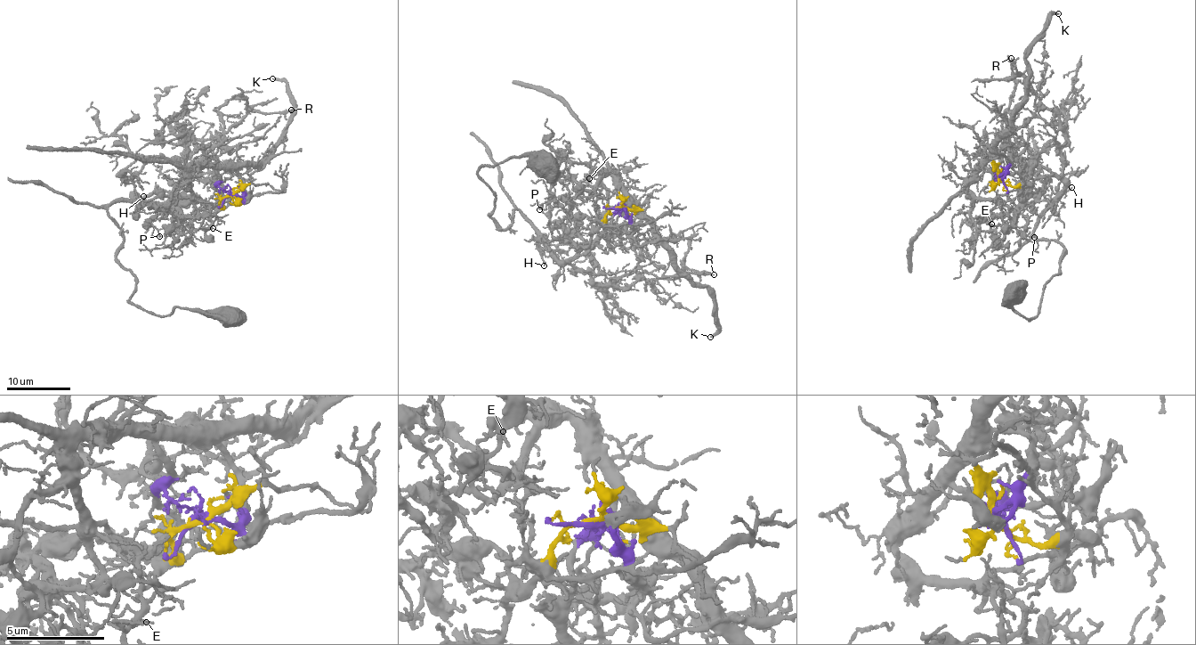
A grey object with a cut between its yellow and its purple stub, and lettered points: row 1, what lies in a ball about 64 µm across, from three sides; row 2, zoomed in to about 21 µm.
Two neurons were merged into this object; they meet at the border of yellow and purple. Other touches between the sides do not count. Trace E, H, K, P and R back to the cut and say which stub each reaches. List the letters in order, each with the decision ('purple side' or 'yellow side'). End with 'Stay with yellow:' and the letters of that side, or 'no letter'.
E: purple side
H: yellow side
K: purple side
P: yellow side
R: yellow side
Stay with yellow: H, P, R

